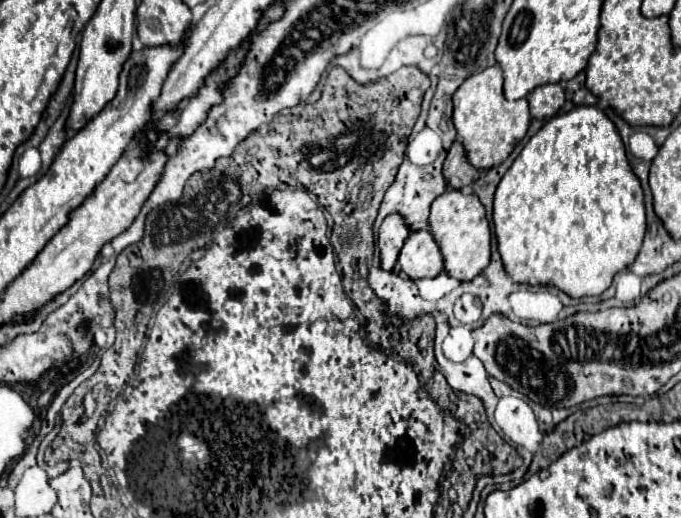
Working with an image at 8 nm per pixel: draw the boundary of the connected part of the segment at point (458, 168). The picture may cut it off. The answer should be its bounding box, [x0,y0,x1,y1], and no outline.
[443,140,481,190]

